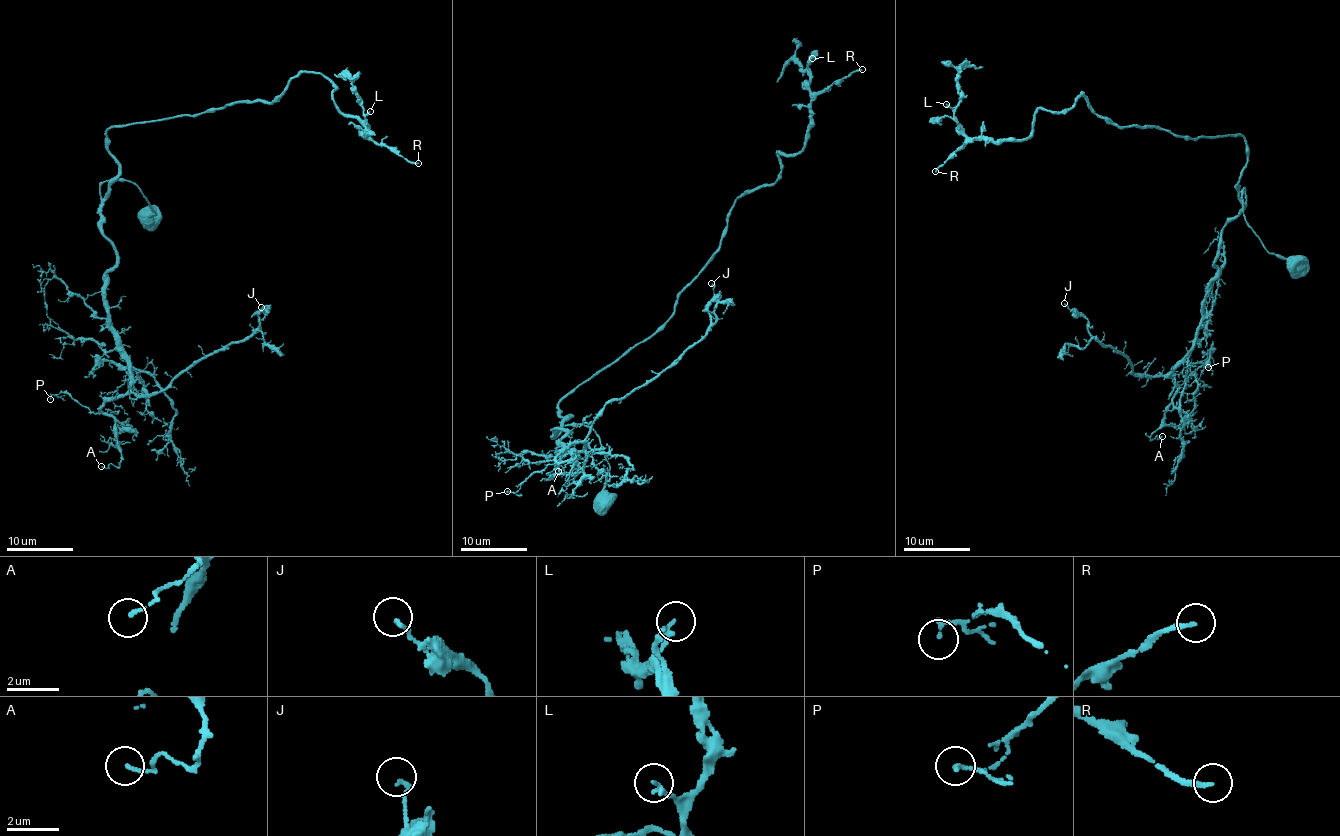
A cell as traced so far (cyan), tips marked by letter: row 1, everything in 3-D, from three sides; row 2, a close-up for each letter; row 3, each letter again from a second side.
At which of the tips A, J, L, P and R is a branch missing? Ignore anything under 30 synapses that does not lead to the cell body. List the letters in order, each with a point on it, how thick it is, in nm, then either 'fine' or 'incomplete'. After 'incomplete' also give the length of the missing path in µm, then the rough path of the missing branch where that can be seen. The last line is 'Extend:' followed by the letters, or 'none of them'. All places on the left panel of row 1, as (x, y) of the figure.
A: (101, 466) | 110 nm | fine
J: (261, 307) | 150 nm | fine
L: (370, 111) | 160 nm | fine
P: (50, 399) | 170 nm | fine
R: (418, 163) | 180 nm | incomplete | 15 µm
Extend: R

